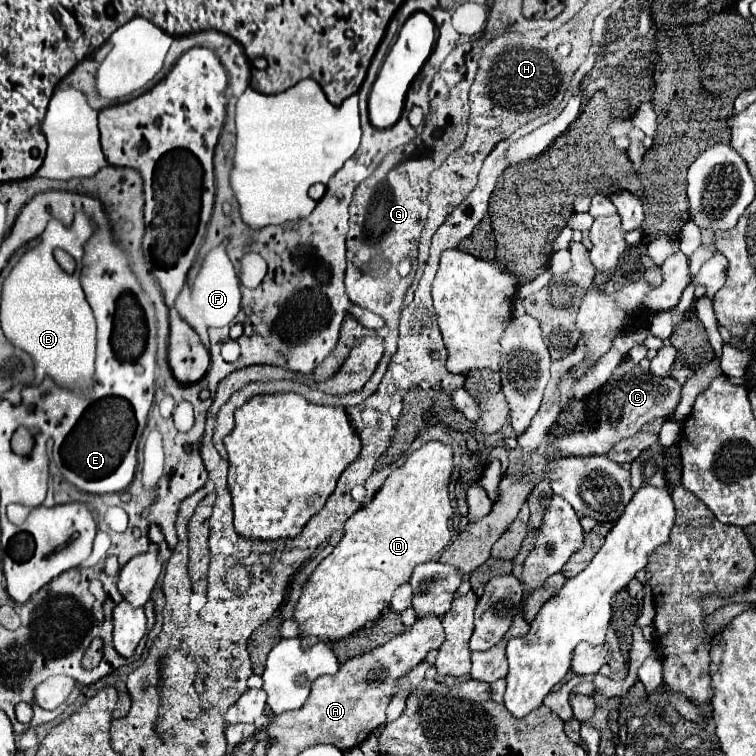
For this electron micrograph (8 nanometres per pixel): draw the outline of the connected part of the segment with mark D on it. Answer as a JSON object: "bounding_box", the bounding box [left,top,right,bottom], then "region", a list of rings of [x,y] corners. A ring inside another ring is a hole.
{"bounding_box":[293,441,453,645],"region":[[[427,441],[423,447],[413,451],[407,461],[395,469],[383,487],[375,493],[375,497],[365,503],[351,519],[345,523],[345,535],[341,543],[333,549],[329,557],[325,557],[309,581],[303,587],[301,599],[295,605],[293,619],[301,627],[301,639],[305,645],[313,645],[317,641],[335,641],[349,637],[359,631],[367,621],[375,621],[383,609],[391,605],[393,591],[409,583],[413,569],[421,563],[427,563],[437,557],[441,549],[445,549],[453,537],[453,507],[449,499],[449,483],[453,471],[453,449],[451,445],[439,441]]]}

